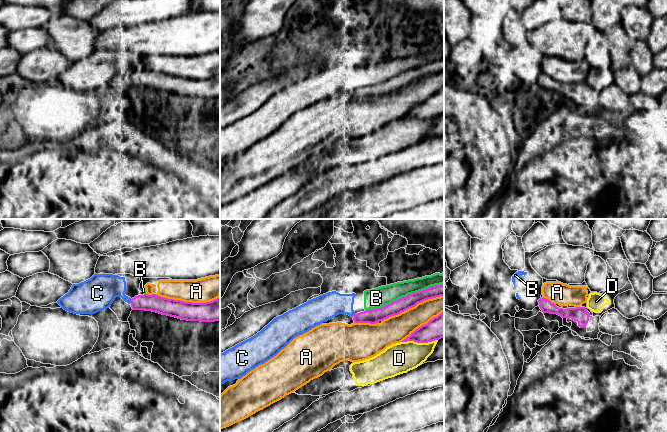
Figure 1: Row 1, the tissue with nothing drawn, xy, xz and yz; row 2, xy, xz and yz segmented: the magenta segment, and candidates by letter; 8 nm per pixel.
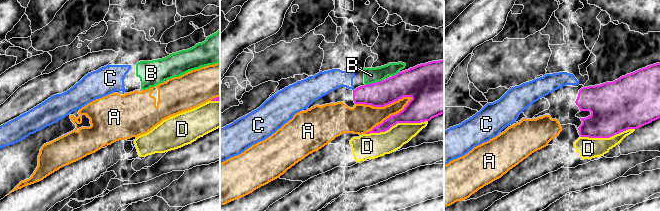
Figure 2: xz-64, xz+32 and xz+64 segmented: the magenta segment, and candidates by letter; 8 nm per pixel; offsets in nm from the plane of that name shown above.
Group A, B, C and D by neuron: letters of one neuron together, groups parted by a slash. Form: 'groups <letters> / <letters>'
groups A / B C / D

